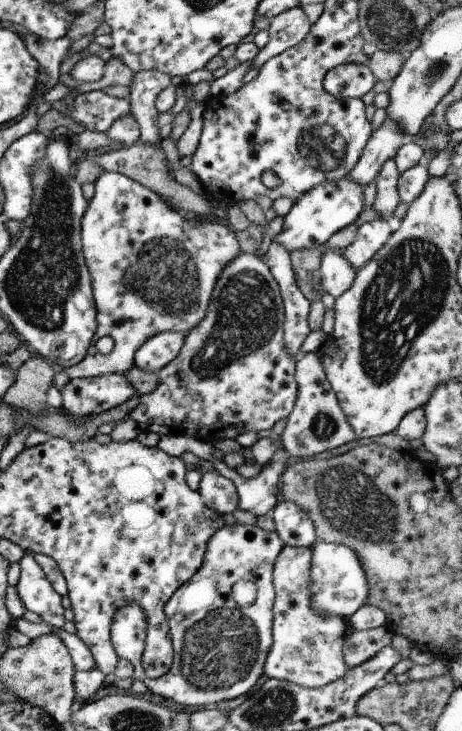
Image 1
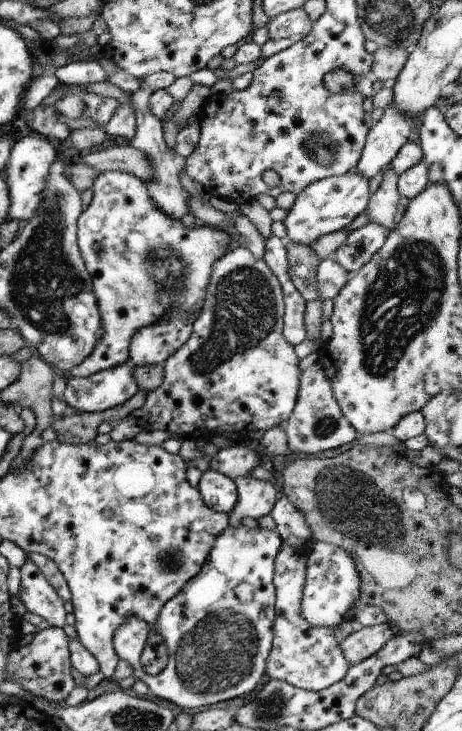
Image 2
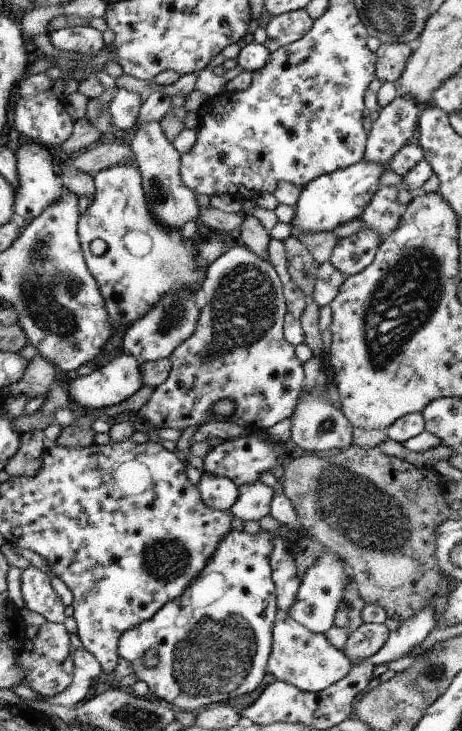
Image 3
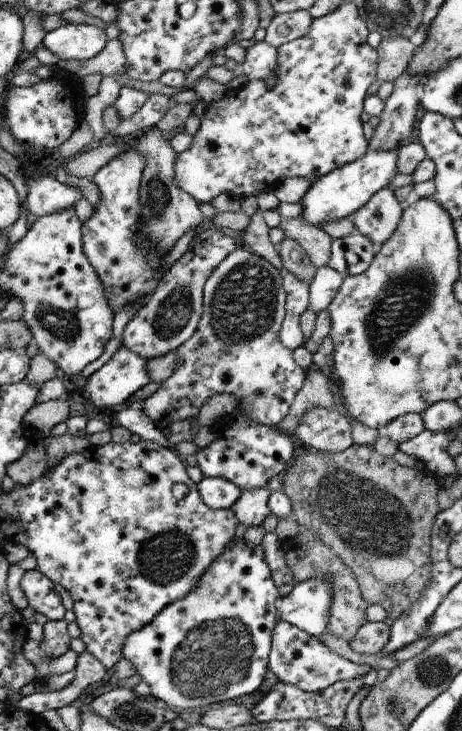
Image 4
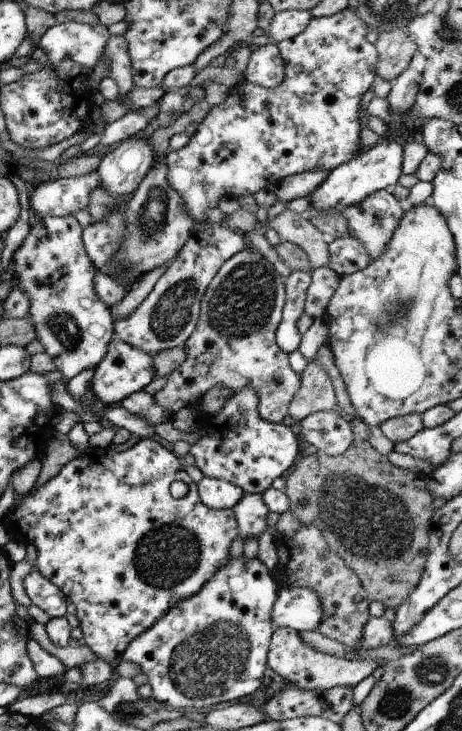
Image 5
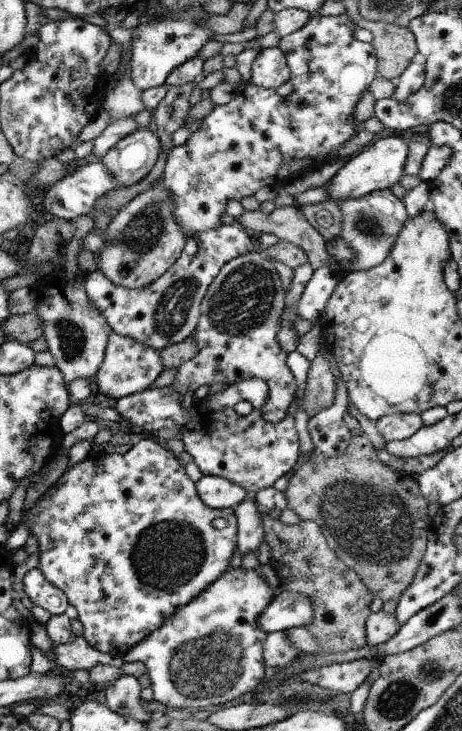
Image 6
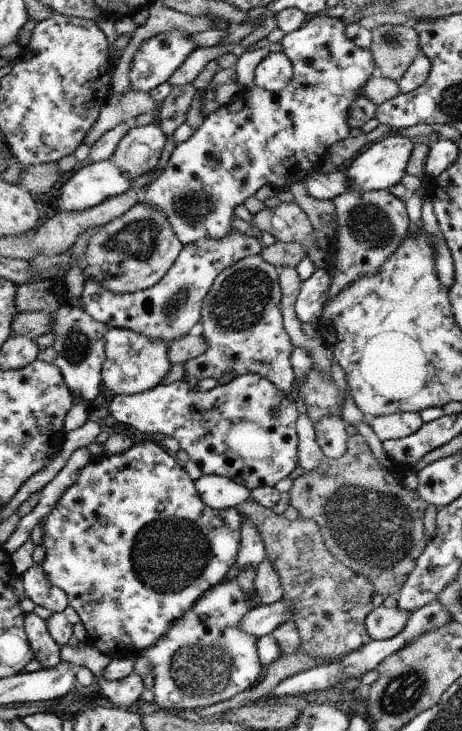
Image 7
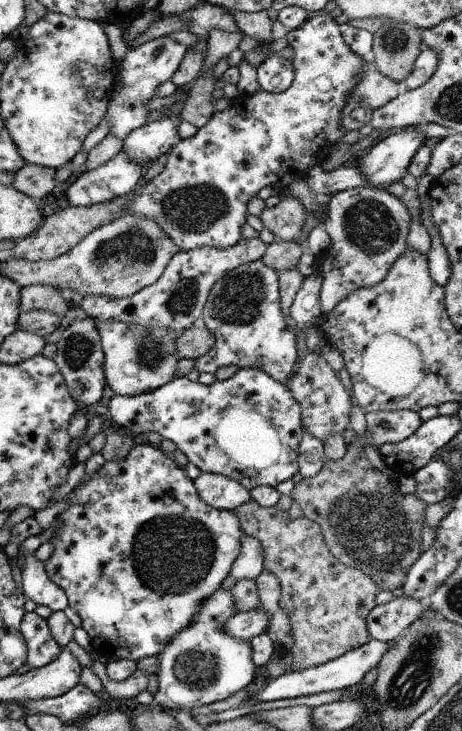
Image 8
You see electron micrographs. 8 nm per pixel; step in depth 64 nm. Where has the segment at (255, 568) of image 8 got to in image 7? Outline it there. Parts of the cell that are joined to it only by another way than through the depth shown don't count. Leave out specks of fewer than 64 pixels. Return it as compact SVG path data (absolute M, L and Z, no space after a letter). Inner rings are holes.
M246 518L242 524L242 540L240 541L239 556L235 562L236 568L239 570L257 568L266 558L262 536L252 520Z

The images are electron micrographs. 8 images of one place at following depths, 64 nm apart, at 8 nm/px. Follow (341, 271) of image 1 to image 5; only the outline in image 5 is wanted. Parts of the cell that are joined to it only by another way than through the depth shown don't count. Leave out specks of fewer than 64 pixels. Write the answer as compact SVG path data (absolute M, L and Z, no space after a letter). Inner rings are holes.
M327 265L313 269L312 285L308 290L307 312L312 319L326 316L327 307L335 296L342 281L342 276L336 274Z

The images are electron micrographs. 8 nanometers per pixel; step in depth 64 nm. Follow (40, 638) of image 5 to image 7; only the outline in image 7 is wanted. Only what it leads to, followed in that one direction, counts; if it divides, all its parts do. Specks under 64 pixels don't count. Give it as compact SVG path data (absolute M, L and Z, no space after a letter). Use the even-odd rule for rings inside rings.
M86 641L79 642L75 647L66 644L60 648L60 662L68 662L76 670L81 666L89 668L106 698L116 706L114 709L124 710L132 706L140 698L140 694L143 694L144 682L142 677L134 672L122 680L106 680L103 670L111 661L110 656L102 654L98 648L87 644Z

